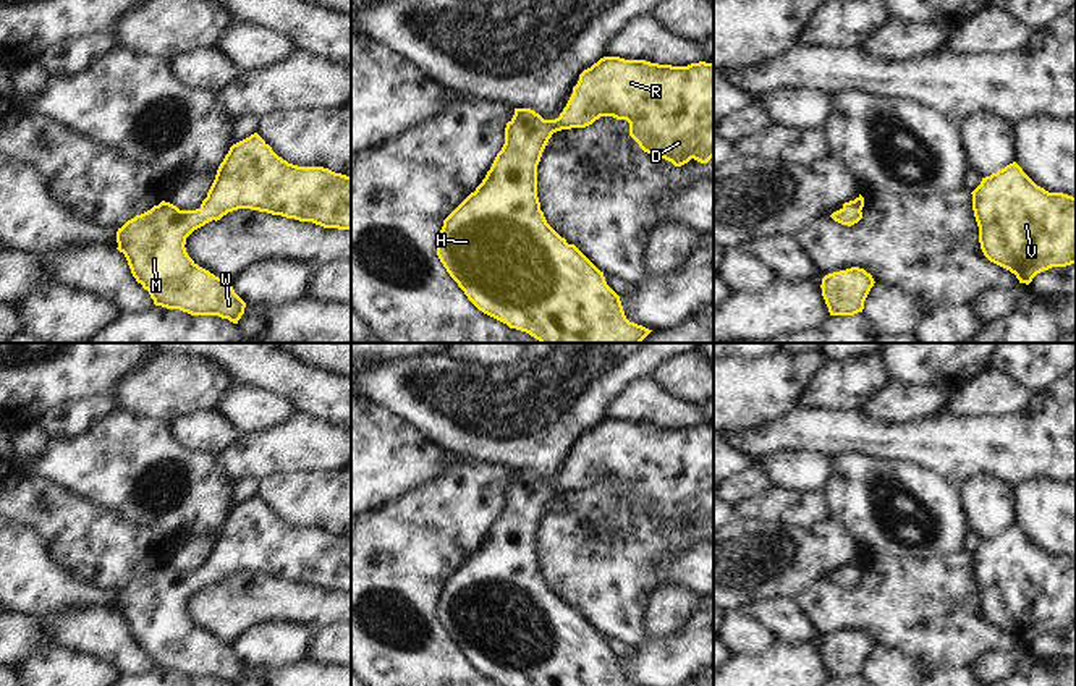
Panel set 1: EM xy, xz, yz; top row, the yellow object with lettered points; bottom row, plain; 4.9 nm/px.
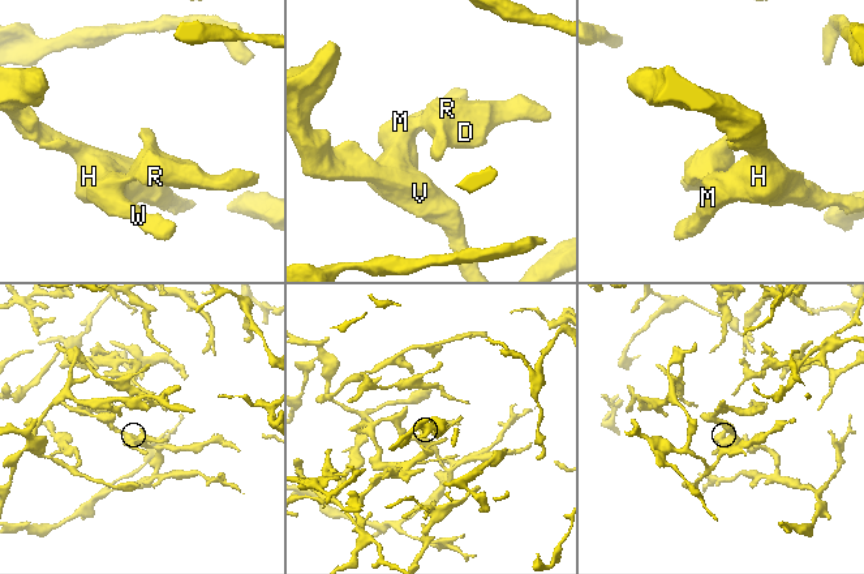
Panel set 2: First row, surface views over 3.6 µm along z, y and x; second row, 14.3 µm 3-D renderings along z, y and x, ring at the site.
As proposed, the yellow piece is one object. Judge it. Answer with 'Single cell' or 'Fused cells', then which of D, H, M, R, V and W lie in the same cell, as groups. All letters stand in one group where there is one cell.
Single cell. Groups: D H M R V W

